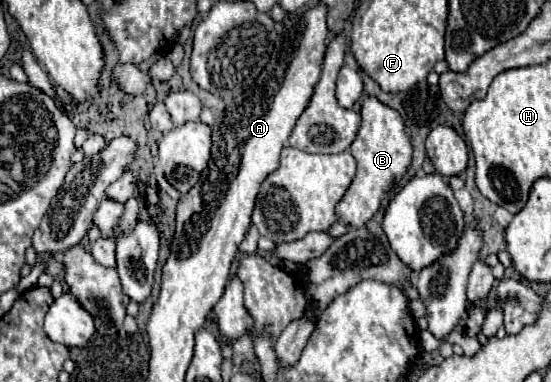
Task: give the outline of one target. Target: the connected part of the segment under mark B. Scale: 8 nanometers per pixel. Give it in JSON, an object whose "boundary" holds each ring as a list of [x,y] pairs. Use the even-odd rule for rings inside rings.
{"boundary":[[[365,95],[361,117],[359,133],[349,147],[349,153],[357,159],[357,175],[335,207],[337,219],[349,227],[363,227],[379,211],[393,183],[401,179],[411,165],[411,141],[405,135],[403,119],[395,109],[379,103],[375,97]]]}

